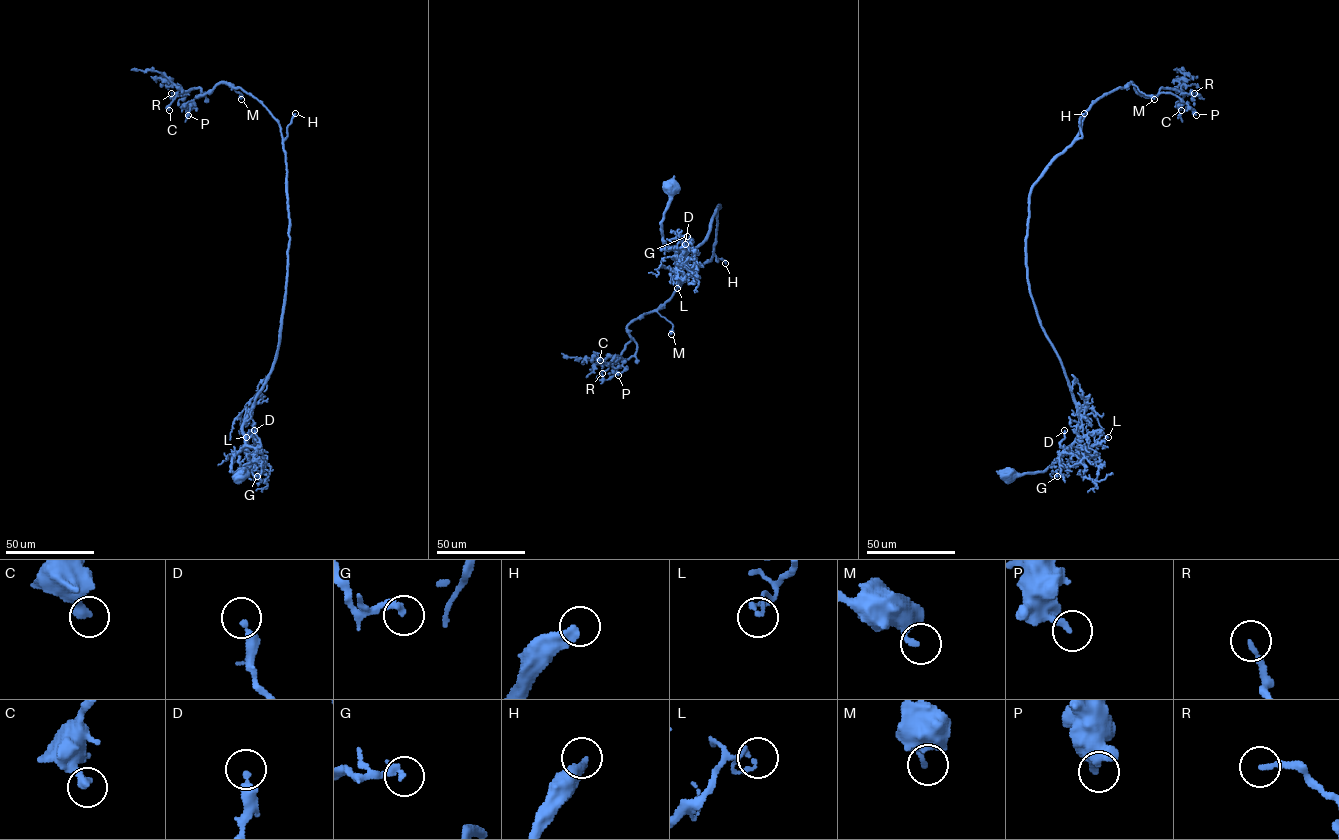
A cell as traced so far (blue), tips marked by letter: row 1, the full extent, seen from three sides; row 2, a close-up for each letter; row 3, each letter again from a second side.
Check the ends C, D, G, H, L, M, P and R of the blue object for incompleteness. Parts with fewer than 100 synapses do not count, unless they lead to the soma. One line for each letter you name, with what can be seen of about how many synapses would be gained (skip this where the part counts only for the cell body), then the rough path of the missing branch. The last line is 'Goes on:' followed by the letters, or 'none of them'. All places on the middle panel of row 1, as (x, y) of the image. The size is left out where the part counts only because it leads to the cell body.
H: Roughly 500 synapses. Course of what is missing: (725, 263), (775, 308), (799, 312), (797, 325), (803, 339), (797, 348), (807, 359)
Goes on: H

